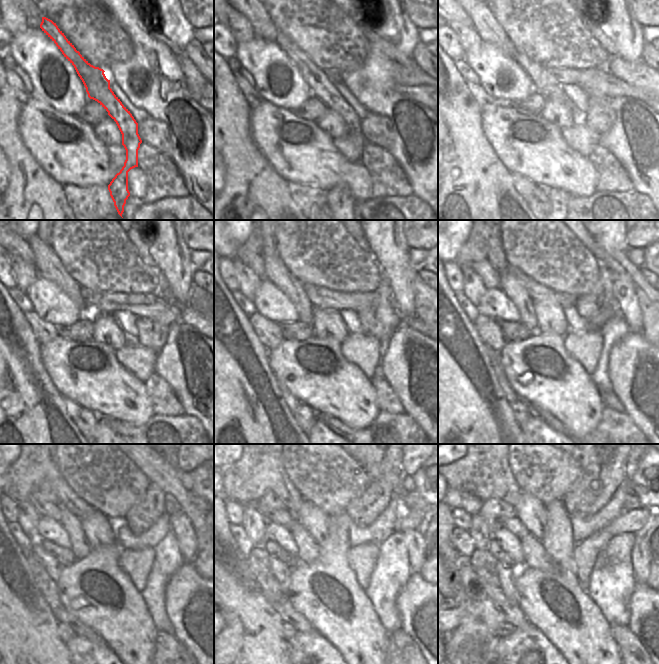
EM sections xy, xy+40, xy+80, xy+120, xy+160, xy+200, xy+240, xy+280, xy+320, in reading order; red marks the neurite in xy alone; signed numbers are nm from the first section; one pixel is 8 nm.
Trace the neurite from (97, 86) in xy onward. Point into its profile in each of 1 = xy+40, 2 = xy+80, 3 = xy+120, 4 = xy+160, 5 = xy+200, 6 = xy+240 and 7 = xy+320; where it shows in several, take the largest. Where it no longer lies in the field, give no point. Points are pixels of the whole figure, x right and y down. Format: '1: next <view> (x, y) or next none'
1: next xy+40 (321, 86)
2: next xy+80 (542, 83)
3: next xy+120 (104, 423)
4: next xy+160 (318, 423)
5: next xy+200 (534, 423)
6: next xy+240 (79, 647)
7: next xy+320 (526, 647)

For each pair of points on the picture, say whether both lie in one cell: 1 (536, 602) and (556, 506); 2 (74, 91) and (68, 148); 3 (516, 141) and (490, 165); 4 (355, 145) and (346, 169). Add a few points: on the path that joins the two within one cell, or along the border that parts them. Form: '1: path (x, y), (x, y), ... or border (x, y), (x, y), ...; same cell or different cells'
1: path (546, 577), (563, 574), (563, 557), (558, 534); same cell
2: border (50, 105), (61, 112), (74, 116); different cells
3: border (485, 138), (499, 160), (512, 174); different cells
4: border (334, 142), (334, 145), (349, 160), (359, 161); different cells

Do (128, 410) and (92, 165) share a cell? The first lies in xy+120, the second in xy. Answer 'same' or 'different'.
same

